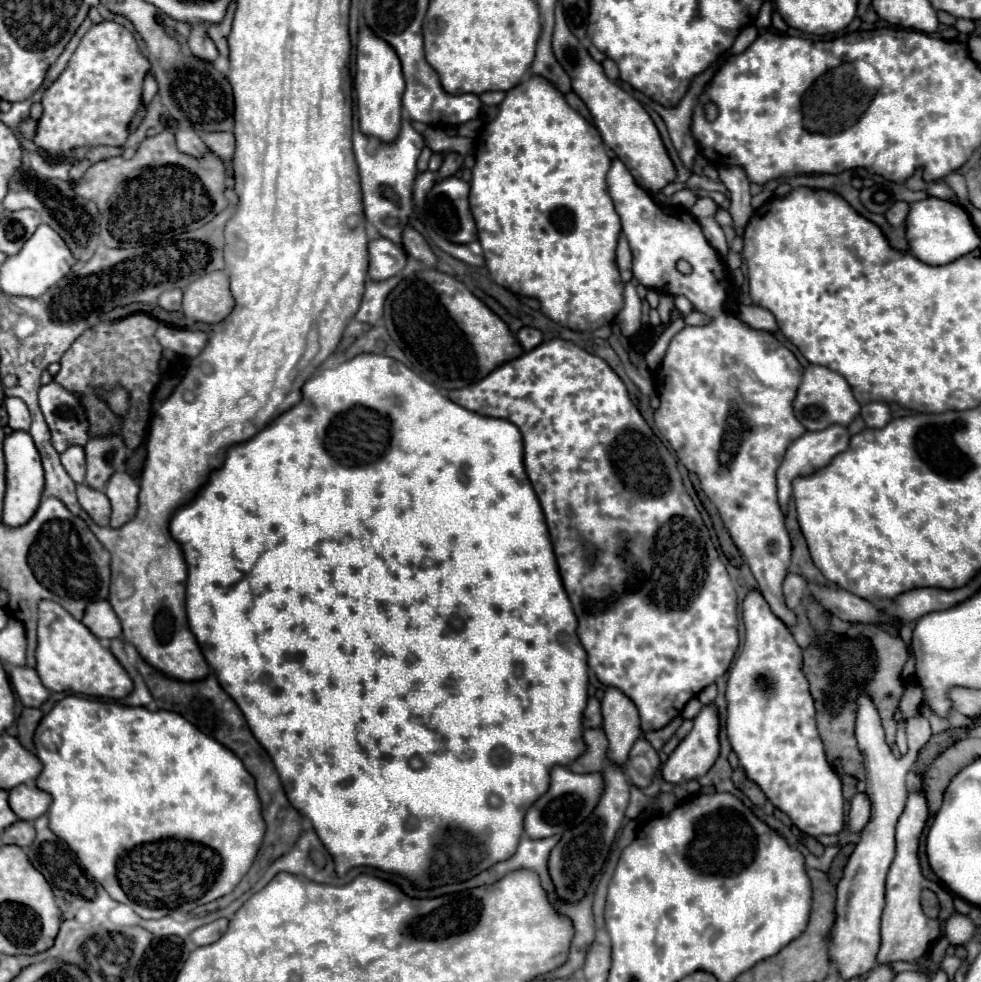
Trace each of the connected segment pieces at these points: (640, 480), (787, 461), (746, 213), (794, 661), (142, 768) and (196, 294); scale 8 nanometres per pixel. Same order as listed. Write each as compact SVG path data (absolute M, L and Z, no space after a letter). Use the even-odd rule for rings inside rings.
M562 338L548 340L540 346L536 346L534 350L498 366L484 380L470 384L468 388L450 390L448 398L452 402L460 404L462 408L472 410L480 416L502 418L508 422L512 420L512 424L516 424L518 430L522 432L524 466L526 466L528 478L536 490L536 496L538 496L542 510L544 510L544 516L546 516L546 524L548 524L550 538L554 544L554 554L556 554L558 568L560 568L560 576L562 576L566 594L574 606L574 614L578 618L578 624L580 624L578 636L580 636L582 646L588 652L588 666L594 670L596 678L604 686L620 688L636 704L644 732L664 728L672 718L682 714L688 700L696 698L706 686L714 684L716 678L720 678L728 670L728 666L730 666L730 662L738 650L738 644L740 644L738 614L736 614L738 600L736 600L734 584L732 584L724 564L718 558L718 550L714 548L714 544L710 540L710 532L708 532L698 508L694 506L692 498L688 496L688 492L682 484L682 476L678 472L674 456L668 452L668 448L660 442L660 438L644 422L642 414L632 404L624 382L608 366L608 362L594 356L594 354L588 354L586 350L582 350L576 344L562 340Z
M832 424L824 430L818 430L818 432L806 432L804 436L800 436L798 440L792 442L792 446L786 450L786 456L776 472L776 482L778 482L778 500L780 500L780 506L782 510L786 512L786 504L788 504L788 498L792 494L792 480L796 476L804 476L804 474L812 474L814 470L818 468L824 468L836 454L844 452L850 444L850 438L852 434L848 432L846 426L838 426L838 424Z
M720 168L720 180L728 188L730 196L730 214L734 220L734 230L738 236L742 236L754 208L752 208L752 196L750 196L750 182L742 168Z
M750 592L744 600L744 648L728 672L726 684L726 734L732 750L736 752L744 774L756 782L766 798L788 818L792 824L808 834L838 834L844 828L844 796L840 778L830 768L822 740L816 730L814 702L808 690L808 680L802 672L802 648L796 644L790 628L770 610L768 602L758 592Z
M67 695L42 718L34 732L36 756L42 762L42 772L36 778L36 786L52 796L52 804L48 808L48 820L52 832L60 836L72 852L76 852L78 860L84 864L88 874L104 886L104 890L116 900L130 906L142 918L162 918L176 910L180 904L188 902L188 908L196 908L208 904L224 894L230 894L234 886L242 880L242 876L250 870L260 842L264 838L264 820L260 814L260 800L256 794L254 778L244 768L242 760L232 754L228 748L218 744L214 738L202 734L196 726L192 726L186 718L176 712L156 710L150 712L146 708L120 706L117 702L102 702L99 699L82 695Z
M224 270L210 272L184 288L182 314L196 322L216 324L234 308L234 298L228 288L228 274Z

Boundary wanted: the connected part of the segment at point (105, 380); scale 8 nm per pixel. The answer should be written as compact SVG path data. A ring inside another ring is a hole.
M132 314L122 320L114 322L100 322L98 326L86 330L82 336L74 340L74 344L66 352L66 360L74 370L60 370L56 374L56 382L80 396L80 402L88 416L88 434L94 436L110 436L120 434L124 438L124 444L128 450L134 450L144 436L144 428L148 426L150 418L150 392L160 380L158 362L162 356L162 346L156 342L154 332L160 326L160 322L148 314ZM150 368L152 368L152 384L150 384ZM122 386L130 394L130 408L124 416L108 414L110 406L106 400L100 400L104 392Z

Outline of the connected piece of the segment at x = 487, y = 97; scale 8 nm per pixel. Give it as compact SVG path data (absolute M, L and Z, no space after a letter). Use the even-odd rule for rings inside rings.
M486 92L480 96L480 100L484 106L498 106L505 96L505 92Z

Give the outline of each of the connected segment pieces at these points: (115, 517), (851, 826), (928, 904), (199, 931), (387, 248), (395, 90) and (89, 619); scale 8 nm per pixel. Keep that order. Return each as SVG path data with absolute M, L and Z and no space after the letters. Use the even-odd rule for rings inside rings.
M116 472L108 480L104 494L112 504L112 516L110 516L112 528L120 528L136 516L138 492L140 492L138 484L126 472Z
M856 794L850 802L850 814L848 814L846 828L848 832L858 834L868 824L868 820L870 820L870 800L866 794Z
M924 890L922 892L922 910L930 918L936 918L938 916L940 906L938 906L938 898L936 898L936 894L932 890Z
M218 918L210 924L204 924L200 928L196 928L192 934L190 934L190 940L196 944L196 946L206 946L206 944L212 944L216 942L228 928L228 920L226 918Z
M388 238L370 240L368 254L370 254L368 276L372 280L392 278L394 274L398 274L406 266L406 252Z
M368 28L360 30L354 88L362 134L374 136L384 144L392 144L392 140L396 140L396 136L400 134L402 126L400 98L404 94L404 76L400 72L400 60L396 52L384 40L376 38Z
M98 600L98 602L88 604L82 624L96 638L118 638L120 636L120 620L114 614L108 600Z

